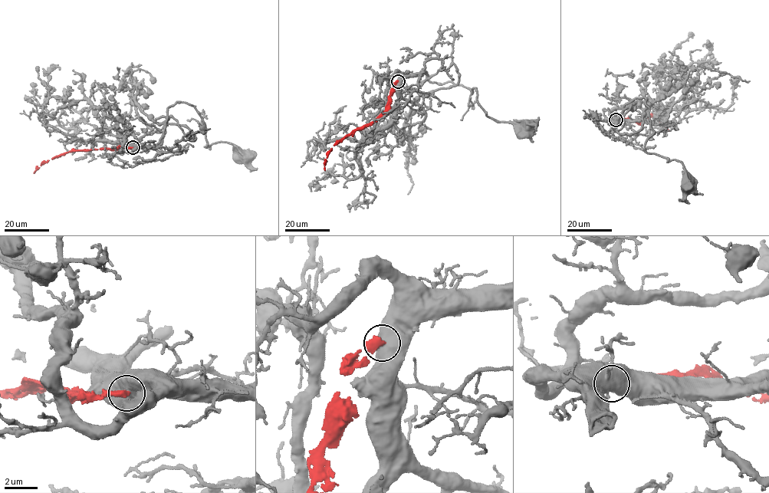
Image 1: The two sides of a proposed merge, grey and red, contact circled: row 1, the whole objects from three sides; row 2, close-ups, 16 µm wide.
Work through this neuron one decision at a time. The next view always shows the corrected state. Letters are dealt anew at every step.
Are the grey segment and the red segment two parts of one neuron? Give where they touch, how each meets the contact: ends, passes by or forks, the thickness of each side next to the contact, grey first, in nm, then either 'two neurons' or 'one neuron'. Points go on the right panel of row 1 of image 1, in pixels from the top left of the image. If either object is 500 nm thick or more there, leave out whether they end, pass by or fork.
at (616, 119); 850 nm thick on the grey side, 480 nm on the other; two neurons

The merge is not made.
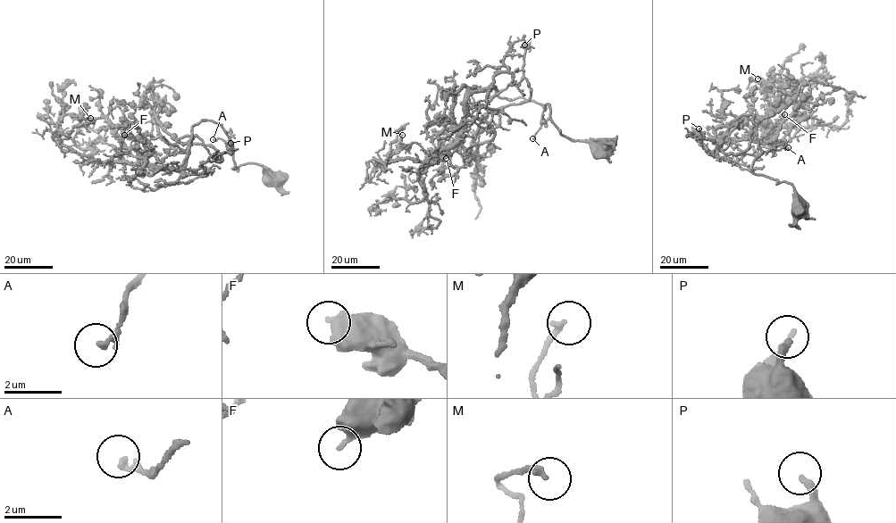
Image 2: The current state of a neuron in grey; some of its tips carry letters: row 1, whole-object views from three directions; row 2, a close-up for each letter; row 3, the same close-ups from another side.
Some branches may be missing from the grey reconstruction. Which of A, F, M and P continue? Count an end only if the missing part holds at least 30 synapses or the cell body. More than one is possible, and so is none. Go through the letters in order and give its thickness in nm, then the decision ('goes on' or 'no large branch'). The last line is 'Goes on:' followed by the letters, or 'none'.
A: 200 nm | no large branch
F: 280 nm | no large branch
M: 180 nm | no large branch
P: 220 nm | goes on
Goes on: P

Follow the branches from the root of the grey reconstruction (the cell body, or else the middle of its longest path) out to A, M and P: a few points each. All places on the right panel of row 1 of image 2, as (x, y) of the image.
A: (797, 213), (795, 193), (791, 183), (783, 180), (778, 183), (752, 170), (753, 161), (762, 153), (788, 147)
M: (797, 213), (791, 183), (752, 170), (753, 115), (719, 140), (771, 129), (779, 75), (757, 78)
P: (797, 213), (791, 183), (752, 170), (761, 152), (753, 115), (734, 120), (741, 126), (725, 149), (699, 128)

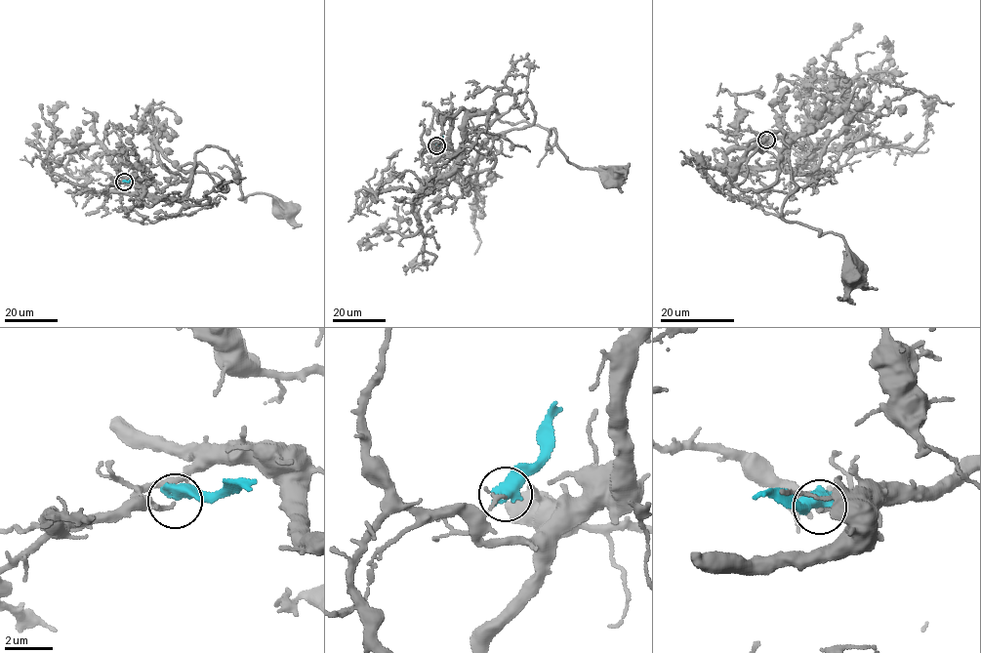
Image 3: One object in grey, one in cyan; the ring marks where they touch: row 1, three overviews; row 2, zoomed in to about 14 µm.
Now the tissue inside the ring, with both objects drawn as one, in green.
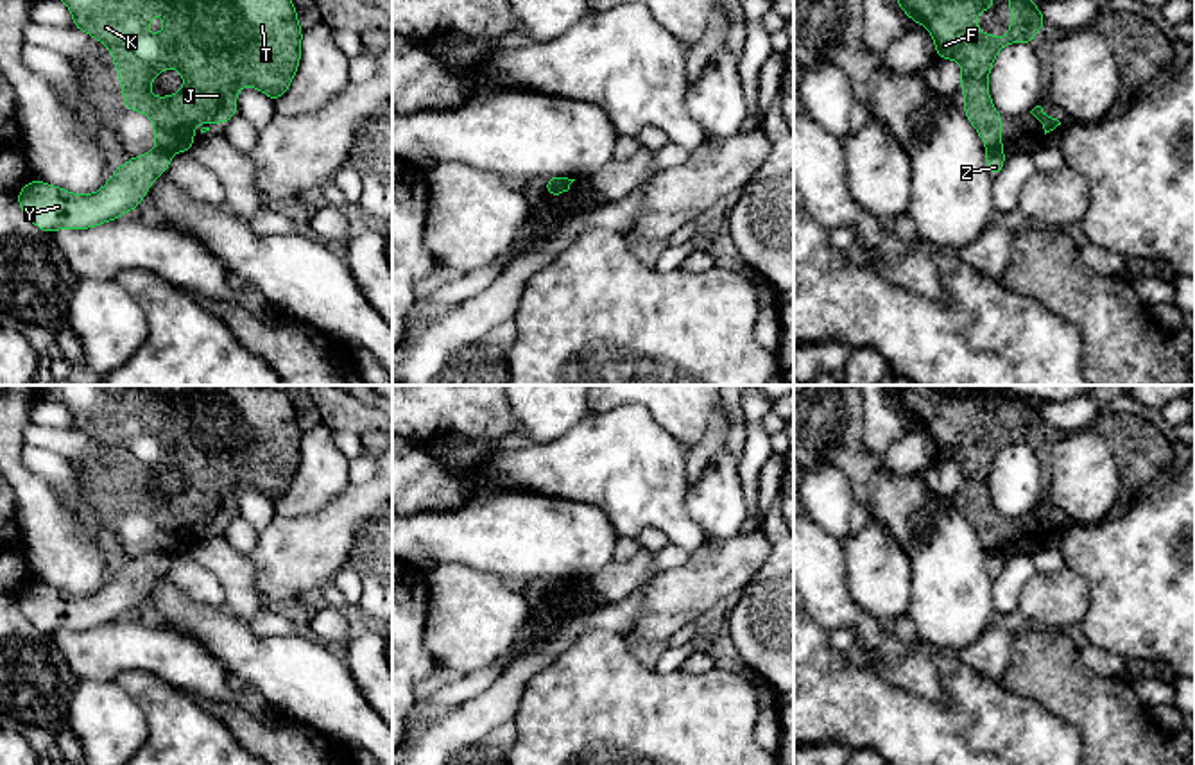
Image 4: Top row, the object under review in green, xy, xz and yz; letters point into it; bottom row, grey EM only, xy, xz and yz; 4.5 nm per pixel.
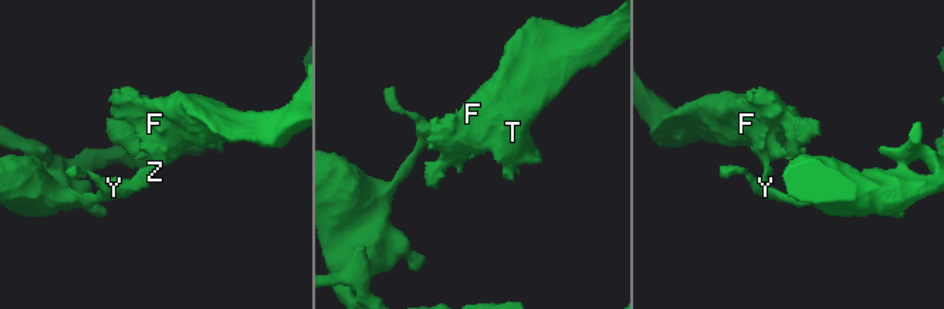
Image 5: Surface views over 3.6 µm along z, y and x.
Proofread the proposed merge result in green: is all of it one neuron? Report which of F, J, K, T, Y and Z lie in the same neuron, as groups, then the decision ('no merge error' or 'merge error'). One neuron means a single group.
F J K T / Y Z; merge error

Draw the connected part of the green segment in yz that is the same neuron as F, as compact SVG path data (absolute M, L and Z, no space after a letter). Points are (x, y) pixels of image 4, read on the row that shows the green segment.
M896 0L912 21L933 36L937 59L962 64L960 91L966 95L964 115L975 125L987 150L1002 149L1002 115L987 91L994 56L1010 43L1034 43L1034 34L1046 25L1032 0L1010 2L1010 34L993 38L975 27L978 11L991 11L994 0Z

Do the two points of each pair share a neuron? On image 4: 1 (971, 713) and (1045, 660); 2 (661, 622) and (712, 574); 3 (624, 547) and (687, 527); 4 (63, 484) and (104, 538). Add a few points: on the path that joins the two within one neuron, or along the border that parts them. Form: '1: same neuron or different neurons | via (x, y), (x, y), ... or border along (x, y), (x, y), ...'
1: different neurons | border along (998, 681), (1007, 690), (1029, 696), (1041, 706)
2: same neuron | via (674, 610), (699, 584)
3: different neurons | border along (620, 536), (629, 536), (636, 543)
4: same neuron | via (74, 497), (92, 525)

